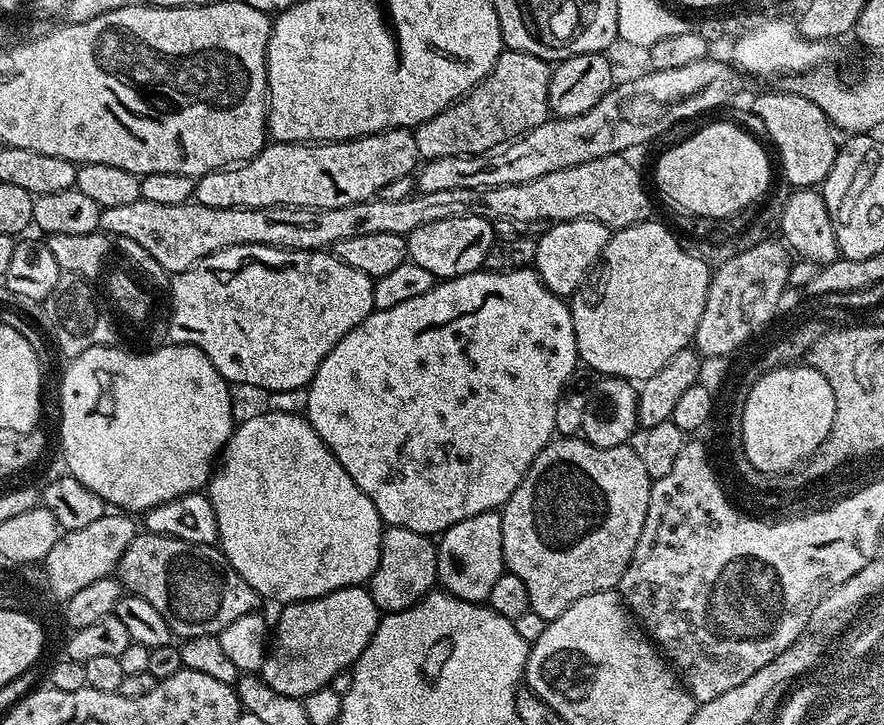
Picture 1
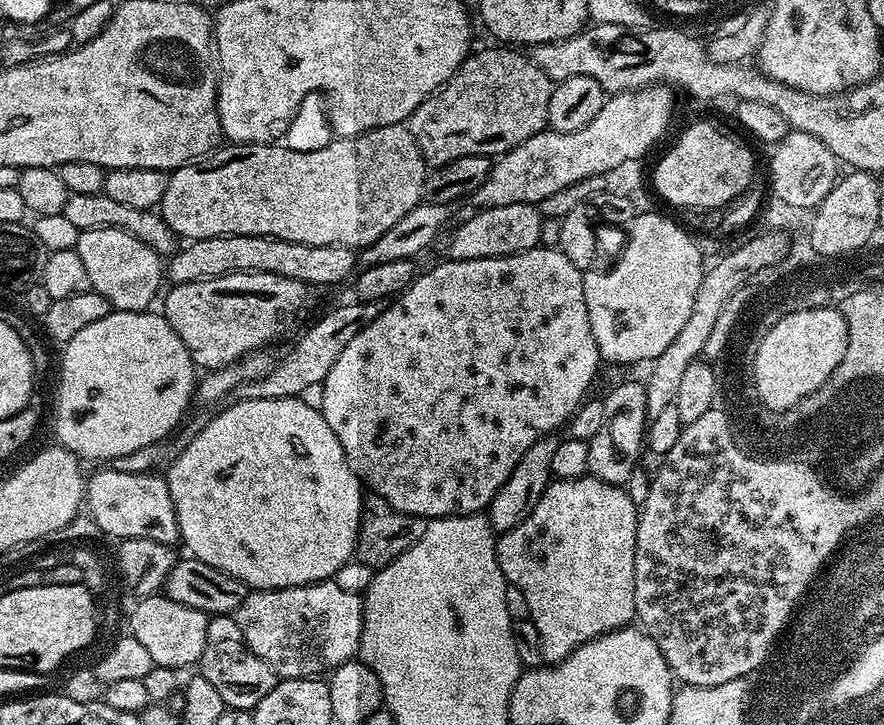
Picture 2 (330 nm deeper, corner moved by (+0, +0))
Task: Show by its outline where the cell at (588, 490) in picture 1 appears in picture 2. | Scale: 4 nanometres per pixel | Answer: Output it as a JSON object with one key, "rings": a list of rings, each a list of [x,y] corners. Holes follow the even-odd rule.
{"rings":[[[579,476],[573,480],[553,479],[538,498],[538,506],[530,510],[530,518],[526,518],[514,530],[499,533],[496,542],[496,553],[498,554],[498,566],[502,566],[502,574],[509,584],[518,586],[522,590],[522,598],[526,598],[528,607],[528,619],[538,626],[538,638],[542,642],[542,658],[544,664],[556,664],[559,660],[564,660],[578,646],[590,642],[594,638],[604,636],[608,632],[613,632],[619,628],[627,628],[636,620],[636,607],[634,606],[634,550],[636,549],[636,517],[638,515],[638,505],[630,502],[627,492],[619,484],[607,484],[602,482],[597,476]]]}

